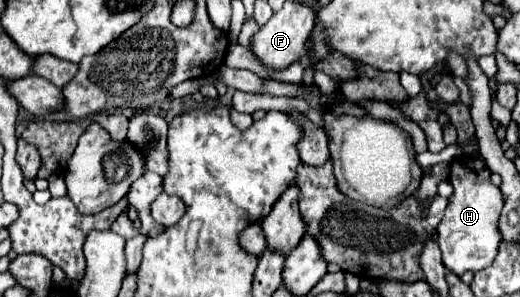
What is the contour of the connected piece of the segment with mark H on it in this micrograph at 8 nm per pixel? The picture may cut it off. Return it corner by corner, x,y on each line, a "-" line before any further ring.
479,155
451,163
449,181
455,191
449,197
445,217
437,227
437,243
441,247
445,267
457,275
463,275
465,271
475,273
481,271
481,267
489,267
499,251
501,233
497,223
503,207
503,195
501,189
491,183
491,171

